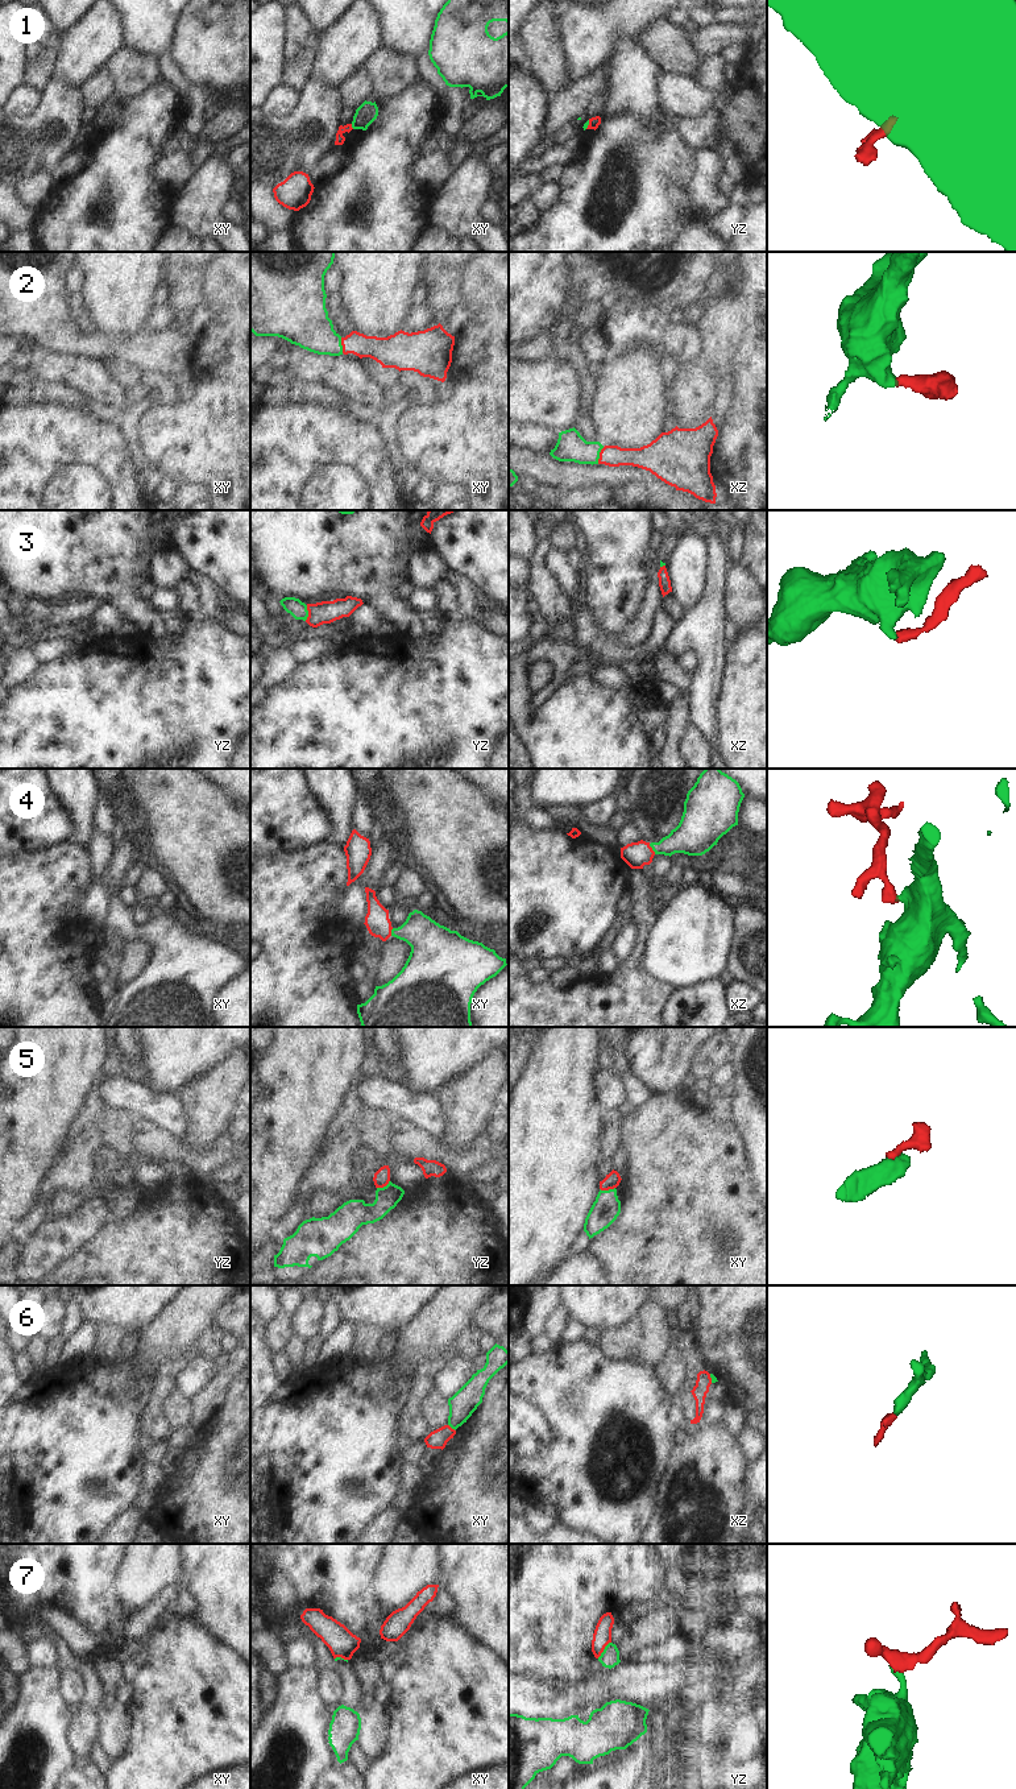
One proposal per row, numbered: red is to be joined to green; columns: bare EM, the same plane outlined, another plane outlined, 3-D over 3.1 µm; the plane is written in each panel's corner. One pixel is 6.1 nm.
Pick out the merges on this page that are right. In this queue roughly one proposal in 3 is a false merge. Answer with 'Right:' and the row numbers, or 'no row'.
Right: 2, 3, 4

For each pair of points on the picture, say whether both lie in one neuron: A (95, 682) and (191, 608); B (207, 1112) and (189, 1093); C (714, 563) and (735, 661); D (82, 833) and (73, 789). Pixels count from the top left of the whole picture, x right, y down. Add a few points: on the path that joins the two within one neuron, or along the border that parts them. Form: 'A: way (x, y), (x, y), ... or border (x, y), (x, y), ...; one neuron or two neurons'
A: border (198, 615), (186, 618); two neurons
B: way (203, 1108), (193, 1097); one neuron
C: border (729, 645), (722, 675); two neurons
D: way (81, 823), (78, 799); one neuron

